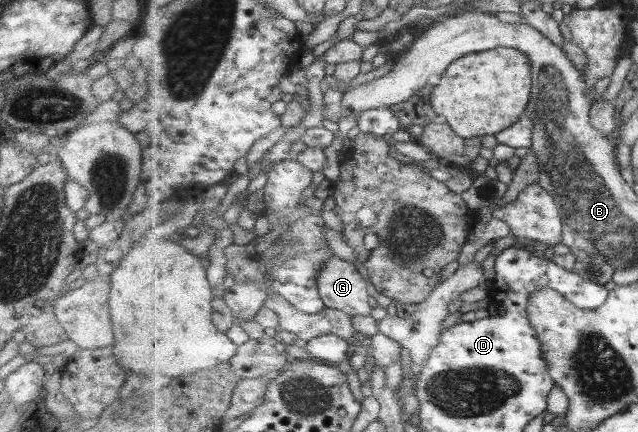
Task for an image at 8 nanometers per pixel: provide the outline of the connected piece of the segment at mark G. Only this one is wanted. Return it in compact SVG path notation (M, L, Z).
M333 255L321 267L318 283L326 308L345 311L352 318L374 312L364 276L352 262Z

